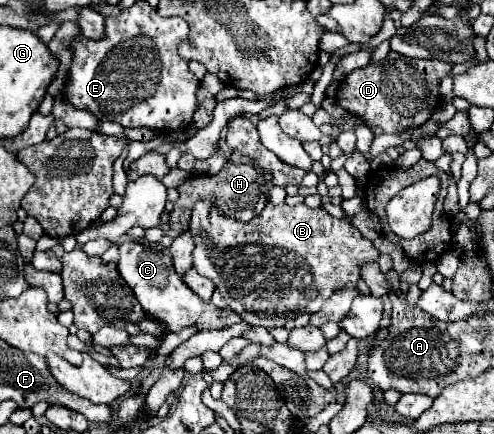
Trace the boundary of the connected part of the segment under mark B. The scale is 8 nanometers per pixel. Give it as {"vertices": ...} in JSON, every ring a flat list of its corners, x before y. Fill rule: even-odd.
{"vertices":[[198,201,192,209,190,233,196,241,192,259,198,273,214,281,228,307,240,313,246,323,262,325,268,329,284,325,288,319,294,319,300,313,316,313,334,289,356,283,360,279,360,265,364,261,376,261,380,255,372,241,362,237,362,233,354,225,332,217,322,207,310,209,304,203,288,207,272,205,268,201,258,217,242,223,220,213,214,201]]}

